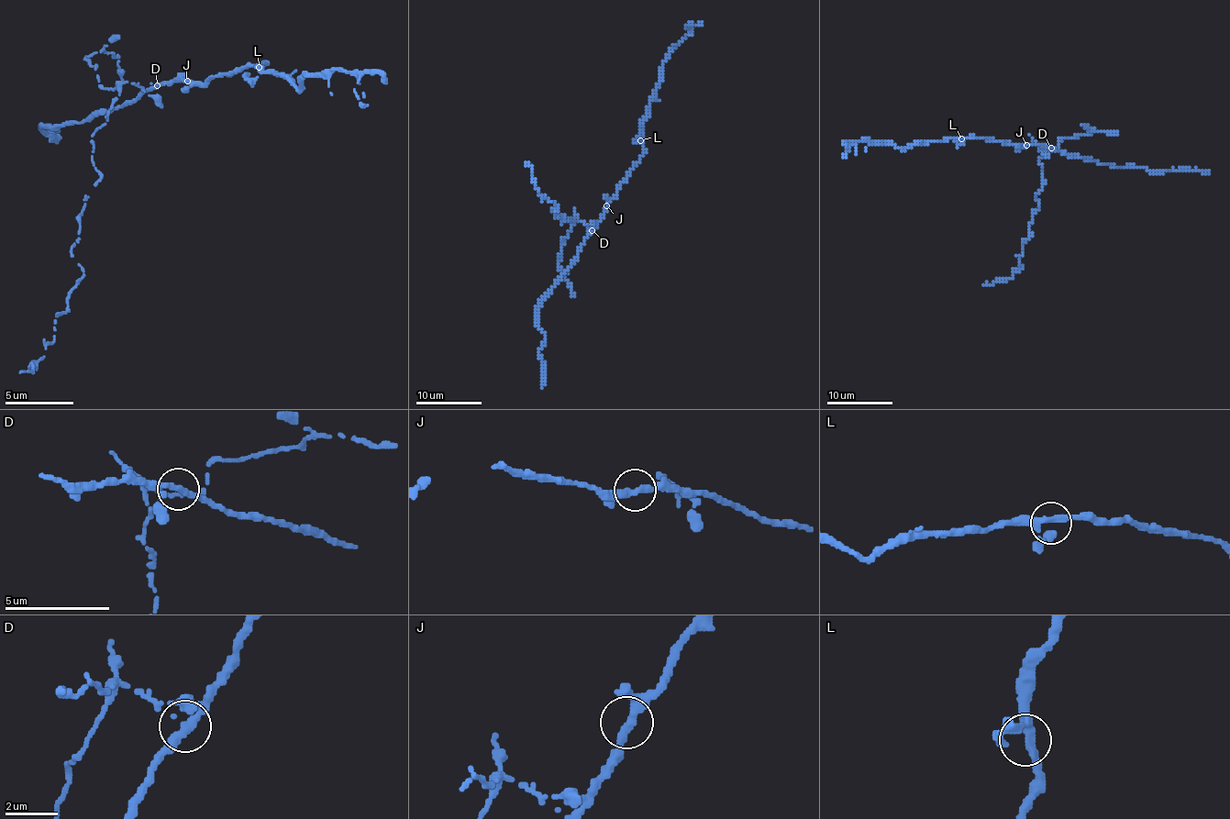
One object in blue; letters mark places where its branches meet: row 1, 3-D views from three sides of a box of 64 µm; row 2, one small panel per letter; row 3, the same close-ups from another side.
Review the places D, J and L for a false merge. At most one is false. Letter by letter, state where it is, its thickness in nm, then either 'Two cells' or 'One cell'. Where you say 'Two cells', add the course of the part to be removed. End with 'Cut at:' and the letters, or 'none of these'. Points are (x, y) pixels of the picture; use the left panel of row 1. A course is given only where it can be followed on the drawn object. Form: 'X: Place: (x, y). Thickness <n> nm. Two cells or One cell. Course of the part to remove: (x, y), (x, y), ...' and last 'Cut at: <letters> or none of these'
D: Place: (157, 85). Thickness 280 nm. Two cells. Course of the part to remove: (156, 84), (125, 81), (91, 138), (101, 180), (84, 193), (71, 249), (84, 276), (43, 359), (19, 372)
J: Place: (187, 81). Thickness 280 nm. One cell
L: Place: (259, 67). Thickness 280 nm. One cell
Cut at: D

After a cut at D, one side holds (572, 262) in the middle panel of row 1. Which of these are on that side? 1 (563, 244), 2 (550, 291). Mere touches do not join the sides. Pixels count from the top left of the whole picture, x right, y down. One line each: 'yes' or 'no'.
1: no
2: yes

